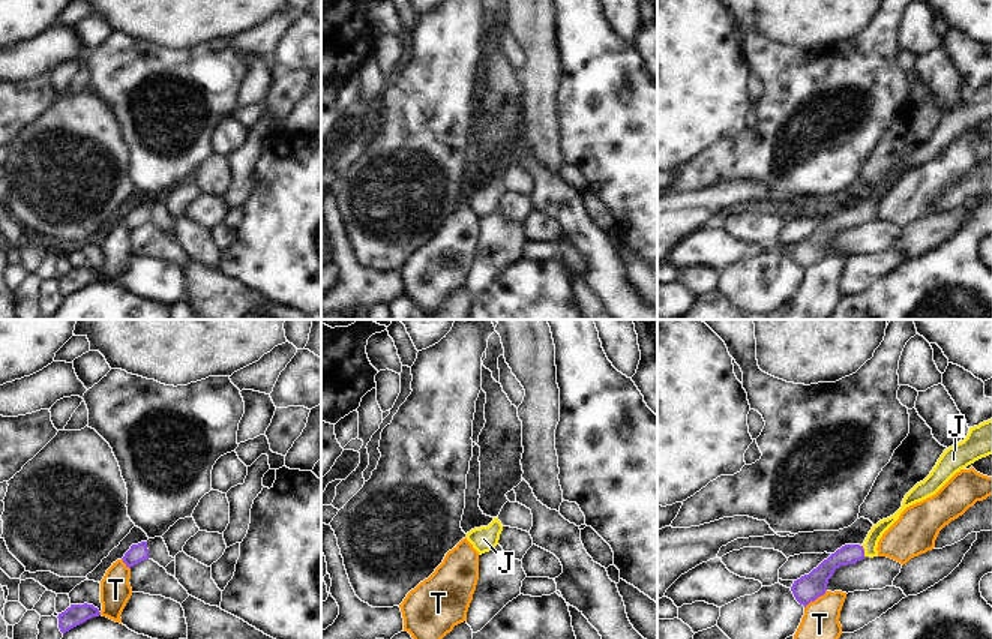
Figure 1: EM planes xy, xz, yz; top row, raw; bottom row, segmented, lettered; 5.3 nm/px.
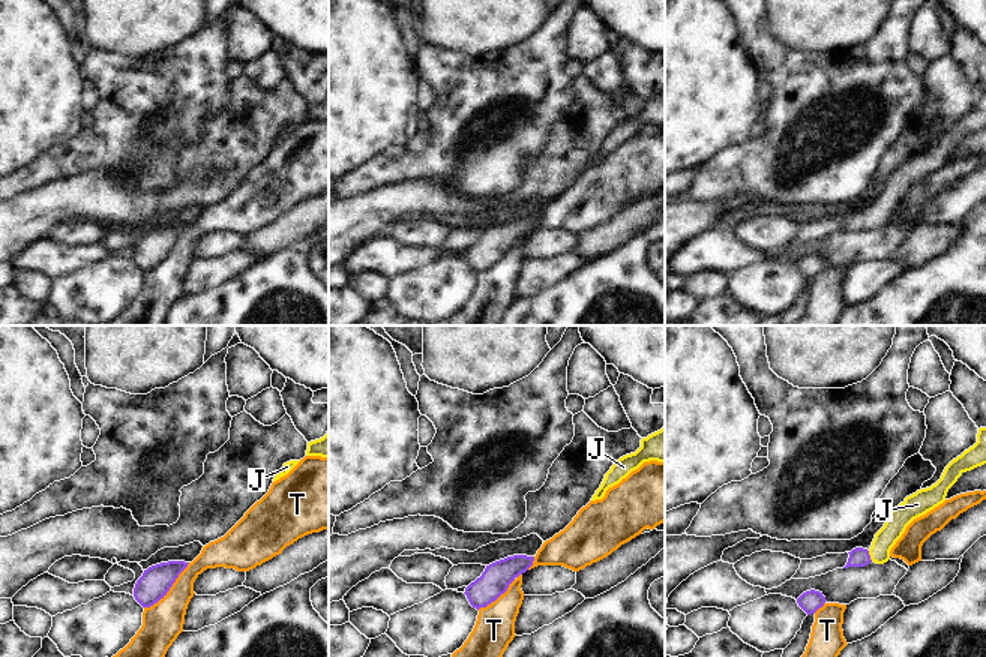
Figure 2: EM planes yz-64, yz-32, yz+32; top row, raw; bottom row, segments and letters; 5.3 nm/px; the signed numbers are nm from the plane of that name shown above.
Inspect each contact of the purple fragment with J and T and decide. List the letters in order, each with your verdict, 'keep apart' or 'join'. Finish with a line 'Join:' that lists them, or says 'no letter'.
J: join
T: keep apart
Join: J

